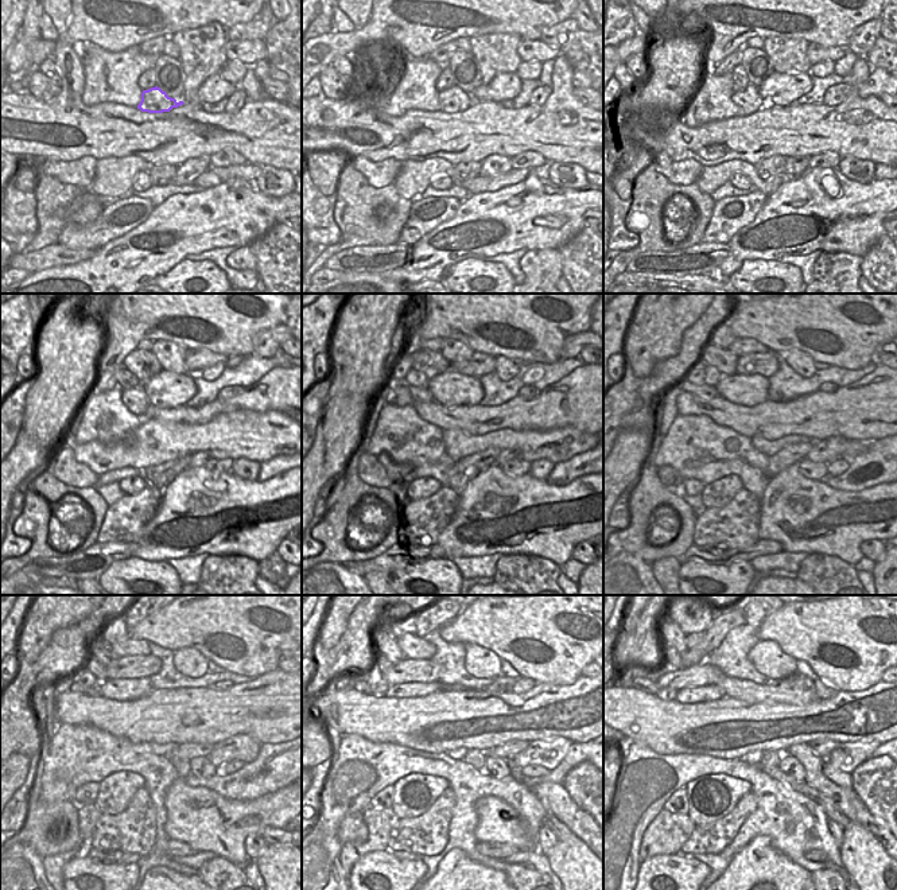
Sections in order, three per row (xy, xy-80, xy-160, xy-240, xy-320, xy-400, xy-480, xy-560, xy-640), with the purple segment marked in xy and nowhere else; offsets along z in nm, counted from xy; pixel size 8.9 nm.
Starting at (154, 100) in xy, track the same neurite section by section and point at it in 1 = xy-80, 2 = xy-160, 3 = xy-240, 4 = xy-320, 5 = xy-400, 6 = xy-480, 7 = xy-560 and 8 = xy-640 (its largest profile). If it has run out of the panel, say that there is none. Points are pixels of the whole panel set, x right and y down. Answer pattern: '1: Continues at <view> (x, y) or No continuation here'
1: Continues at xy-80 (453, 100)
2: Continues at xy-160 (749, 100)
3: Continues at xy-240 (135, 399)
4: Continues at xy-320 (423, 395)
5: Continues at xy-400 (703, 391)
6: Continues at xy-480 (76, 688)
7: Continues at xy-560 (350, 681)
8: Continues at xy-640 (645, 686).

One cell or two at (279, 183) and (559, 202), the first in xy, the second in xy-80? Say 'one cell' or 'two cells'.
two cells

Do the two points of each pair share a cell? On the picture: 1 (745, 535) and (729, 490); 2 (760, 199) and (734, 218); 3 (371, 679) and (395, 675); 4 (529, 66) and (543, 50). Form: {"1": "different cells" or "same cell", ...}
{"1": "different cells", "2": "same cell", "3": "different cells", "4": "different cells"}

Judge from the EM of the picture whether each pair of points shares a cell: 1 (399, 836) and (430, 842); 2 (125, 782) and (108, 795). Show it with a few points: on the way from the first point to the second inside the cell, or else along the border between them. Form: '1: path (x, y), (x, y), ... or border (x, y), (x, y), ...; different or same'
1: path (407, 836), (422, 836); same
2: path (121, 786), (112, 795); same

